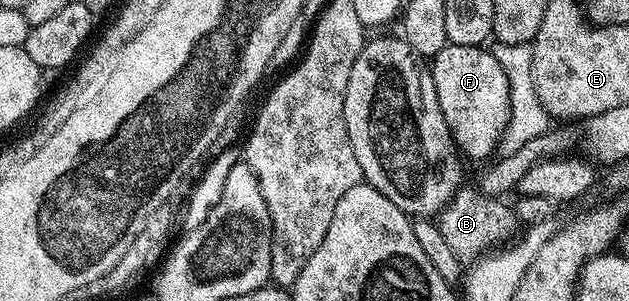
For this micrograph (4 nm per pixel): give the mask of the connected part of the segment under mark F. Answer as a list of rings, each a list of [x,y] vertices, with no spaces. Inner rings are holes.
[[[445,45],[432,58],[434,87],[454,144],[467,159],[486,158],[503,141],[510,115],[508,76],[489,49]]]

